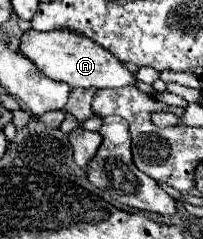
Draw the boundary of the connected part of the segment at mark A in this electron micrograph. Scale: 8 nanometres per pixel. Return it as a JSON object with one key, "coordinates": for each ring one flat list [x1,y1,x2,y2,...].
{"coordinates":[[26,31,20,39,20,53,34,61,34,65,54,81,64,81,70,87,124,87,134,85,134,75,106,49,96,45,84,35,76,35,72,31]]}

